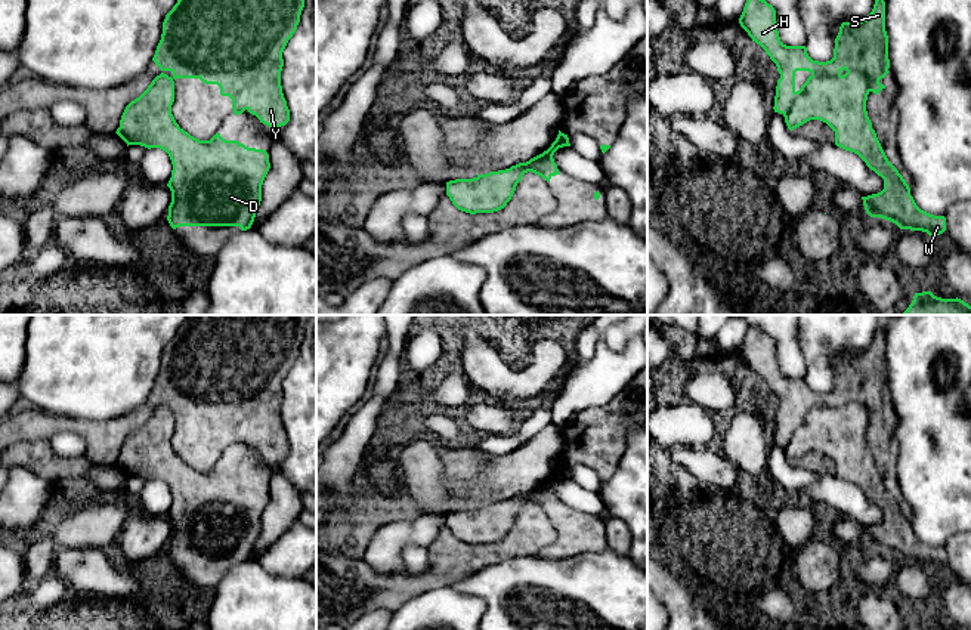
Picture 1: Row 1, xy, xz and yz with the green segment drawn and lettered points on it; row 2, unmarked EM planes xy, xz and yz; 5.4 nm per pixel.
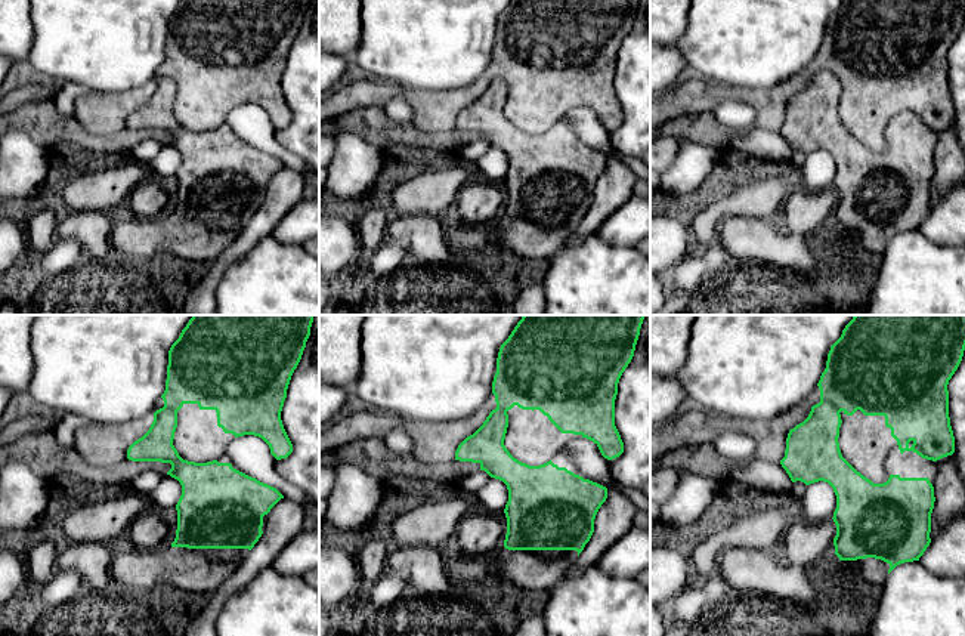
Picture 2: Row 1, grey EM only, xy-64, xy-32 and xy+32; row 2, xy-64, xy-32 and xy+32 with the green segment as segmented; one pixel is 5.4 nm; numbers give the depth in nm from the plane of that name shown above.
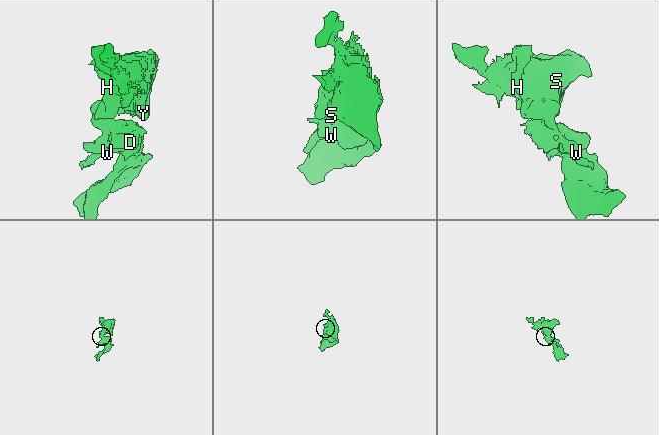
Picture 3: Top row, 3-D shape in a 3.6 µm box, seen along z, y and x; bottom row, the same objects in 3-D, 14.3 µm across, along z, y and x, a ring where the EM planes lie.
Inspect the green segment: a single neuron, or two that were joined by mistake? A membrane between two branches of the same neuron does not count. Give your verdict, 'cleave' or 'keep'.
cleave

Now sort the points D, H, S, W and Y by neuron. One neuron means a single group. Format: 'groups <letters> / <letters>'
groups D W / H S Y

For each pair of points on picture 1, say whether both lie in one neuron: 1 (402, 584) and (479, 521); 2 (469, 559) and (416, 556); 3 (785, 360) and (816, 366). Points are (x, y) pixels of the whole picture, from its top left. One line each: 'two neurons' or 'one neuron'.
1: one neuron
2: two neurons
3: two neurons

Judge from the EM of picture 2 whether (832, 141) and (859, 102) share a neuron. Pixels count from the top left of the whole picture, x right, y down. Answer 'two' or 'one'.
one

